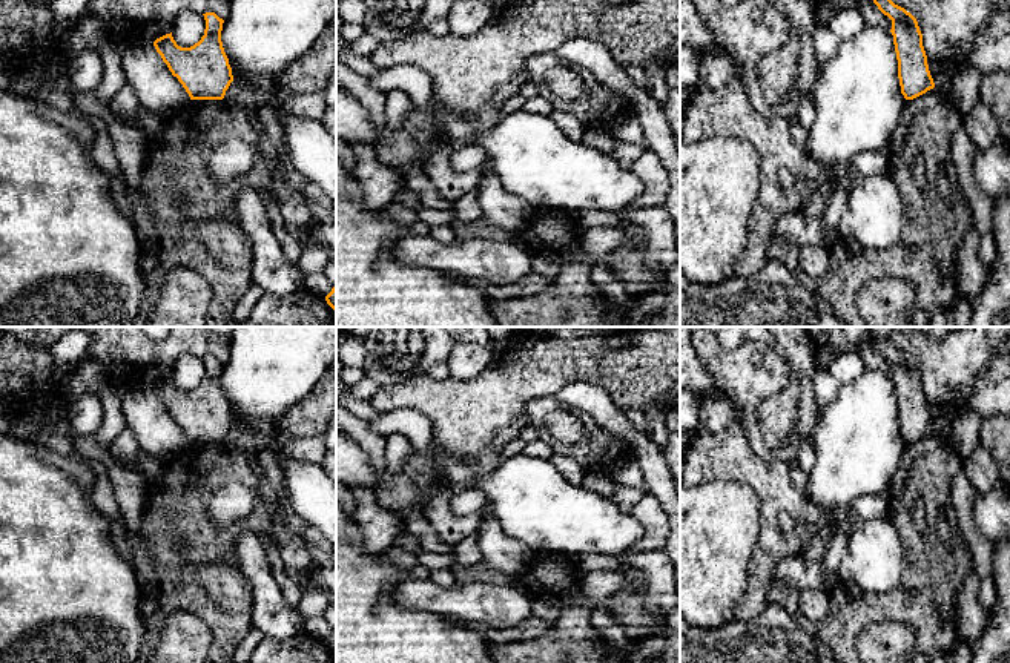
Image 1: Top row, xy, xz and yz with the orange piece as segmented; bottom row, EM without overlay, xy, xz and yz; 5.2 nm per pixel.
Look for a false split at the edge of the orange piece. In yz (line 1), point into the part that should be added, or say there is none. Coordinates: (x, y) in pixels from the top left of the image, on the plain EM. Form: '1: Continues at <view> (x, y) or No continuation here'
1: No continuation here

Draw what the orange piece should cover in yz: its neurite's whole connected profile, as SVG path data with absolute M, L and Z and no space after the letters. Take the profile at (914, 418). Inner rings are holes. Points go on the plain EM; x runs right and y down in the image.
M866 336L878 353L892 364L892 379L898 404L901 437L913 444L935 431L923 390L923 378L916 362L904 351L895 348L889 338Z

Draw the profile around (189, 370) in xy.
M193 355L181 356L172 371L172 381L181 391L190 391L201 384L206 373L206 364L203 358Z

